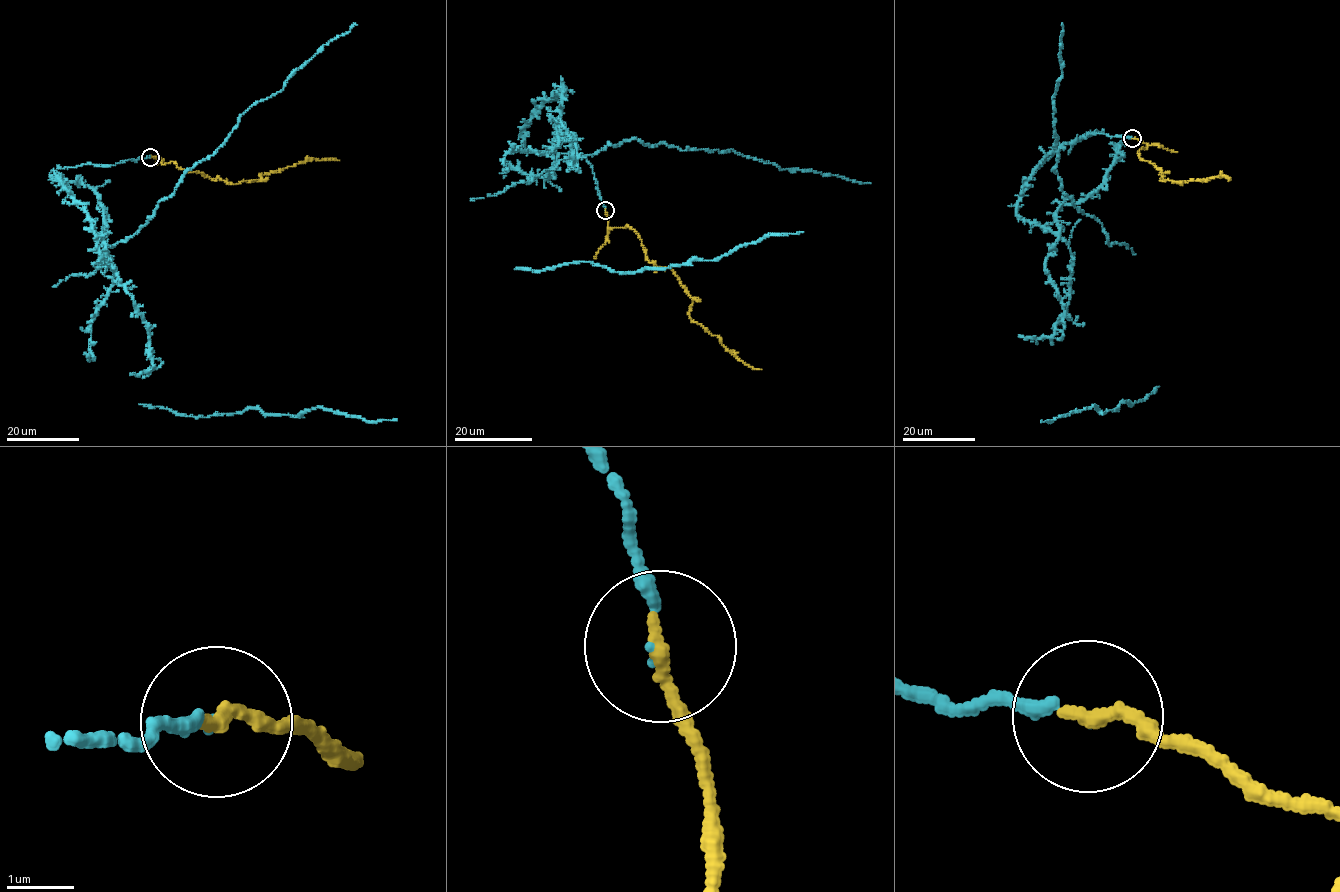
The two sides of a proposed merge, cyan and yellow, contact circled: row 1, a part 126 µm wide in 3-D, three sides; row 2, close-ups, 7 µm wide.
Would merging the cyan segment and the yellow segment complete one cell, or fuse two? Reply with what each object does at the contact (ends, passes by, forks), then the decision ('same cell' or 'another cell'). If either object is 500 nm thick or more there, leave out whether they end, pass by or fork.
cyan ends | yellow ends | same cell

